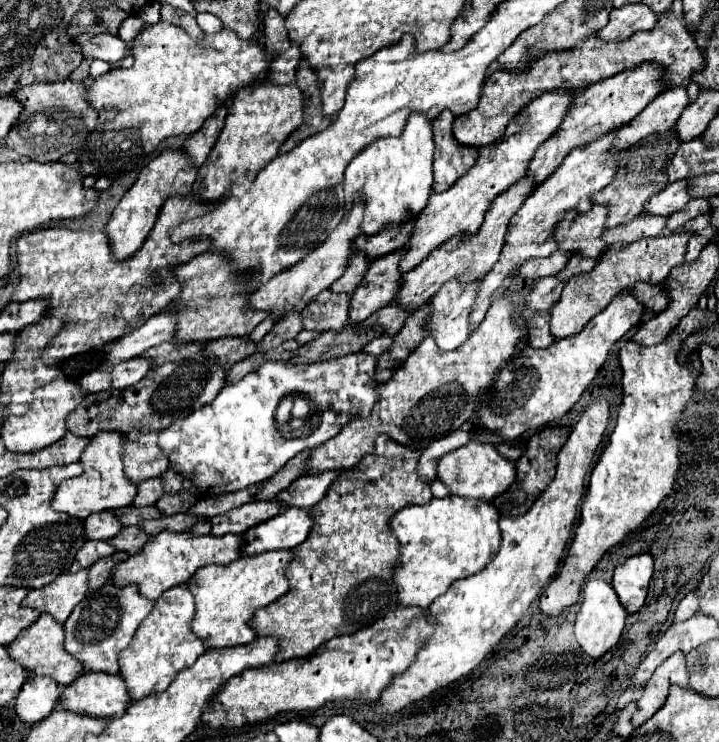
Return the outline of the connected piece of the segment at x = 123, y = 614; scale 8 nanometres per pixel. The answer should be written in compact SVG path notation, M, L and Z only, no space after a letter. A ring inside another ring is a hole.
M107 581L101 589L91 591L65 621L65 651L79 659L89 671L119 673L119 653L129 647L139 623L151 613L153 605L153 601L139 593L137 585L119 587Z

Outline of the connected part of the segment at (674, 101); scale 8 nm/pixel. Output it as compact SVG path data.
M685 87L665 89L631 123L619 127L613 153L623 151L653 133L671 129L687 105L689 105L689 95Z

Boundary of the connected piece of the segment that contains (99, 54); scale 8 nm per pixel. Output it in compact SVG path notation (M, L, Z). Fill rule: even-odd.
M101 33L101 35L81 35L81 39L75 39L83 47L85 57L103 59L107 63L117 63L123 57L131 55L131 47L117 35Z

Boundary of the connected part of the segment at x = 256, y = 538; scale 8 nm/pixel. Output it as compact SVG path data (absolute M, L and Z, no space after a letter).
M289 507L281 515L259 523L245 531L245 555L273 551L273 549L295 549L301 545L313 529L311 509Z

